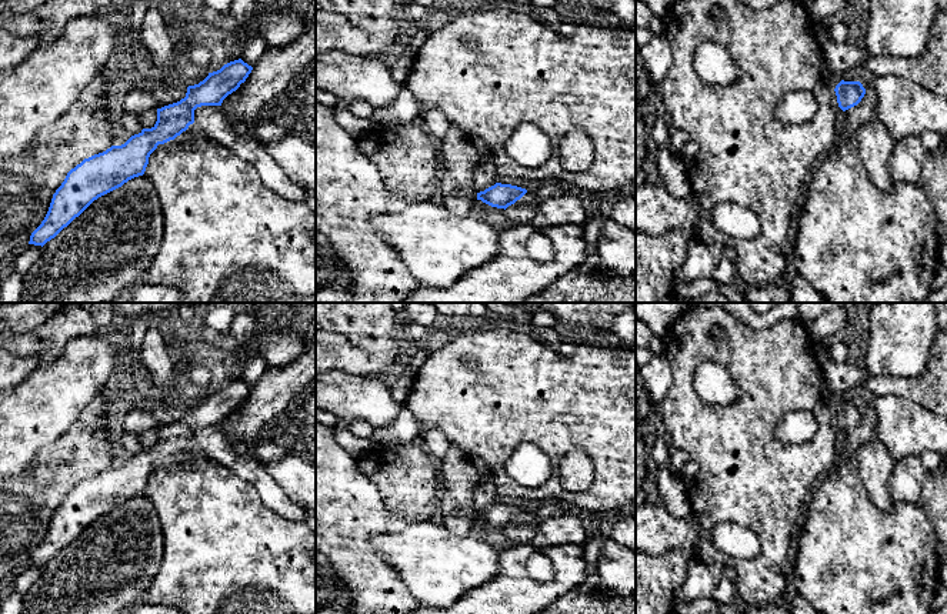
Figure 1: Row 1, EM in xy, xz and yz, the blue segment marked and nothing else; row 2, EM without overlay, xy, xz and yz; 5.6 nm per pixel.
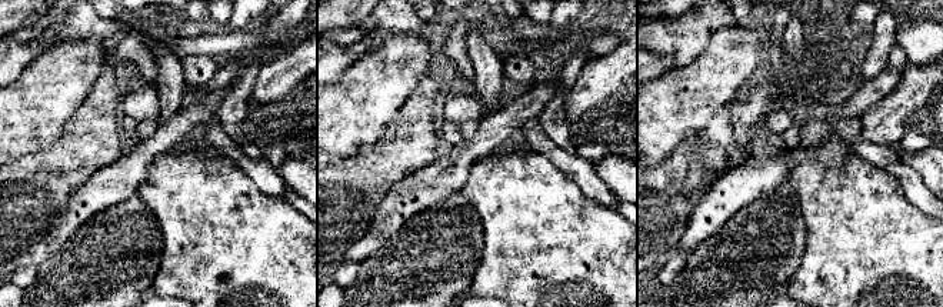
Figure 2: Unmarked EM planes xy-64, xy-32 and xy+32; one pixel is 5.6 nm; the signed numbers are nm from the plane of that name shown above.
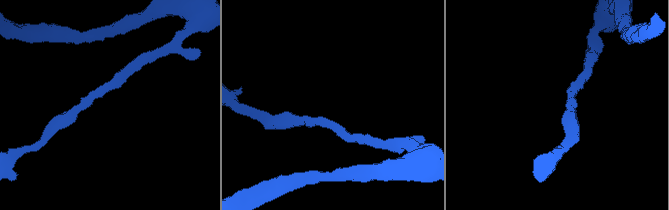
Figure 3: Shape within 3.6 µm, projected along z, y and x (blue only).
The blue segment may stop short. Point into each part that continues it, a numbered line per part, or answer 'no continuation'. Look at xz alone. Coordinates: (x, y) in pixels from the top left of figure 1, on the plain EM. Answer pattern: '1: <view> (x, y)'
no continuation

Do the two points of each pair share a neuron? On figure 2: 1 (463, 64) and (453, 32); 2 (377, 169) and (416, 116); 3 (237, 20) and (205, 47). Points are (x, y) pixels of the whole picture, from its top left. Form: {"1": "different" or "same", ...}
{"1": "same", "2": "same", "3": "different"}

